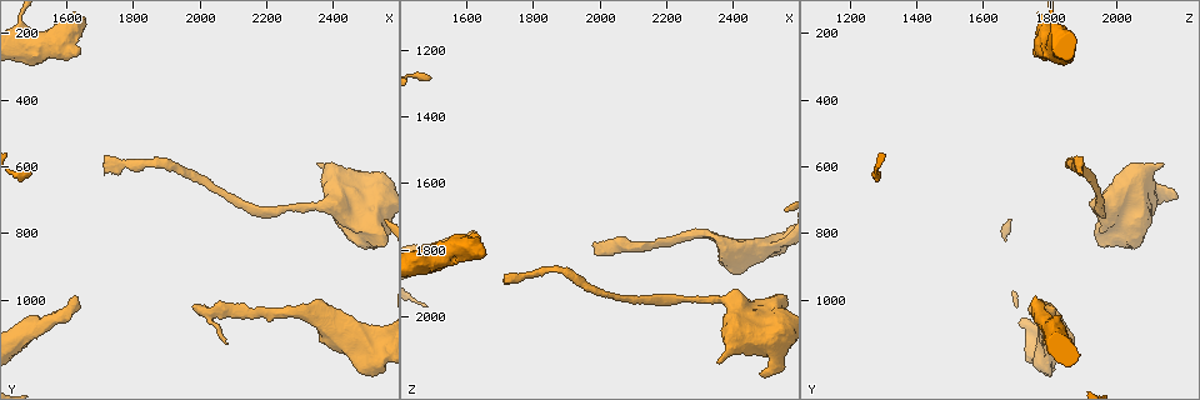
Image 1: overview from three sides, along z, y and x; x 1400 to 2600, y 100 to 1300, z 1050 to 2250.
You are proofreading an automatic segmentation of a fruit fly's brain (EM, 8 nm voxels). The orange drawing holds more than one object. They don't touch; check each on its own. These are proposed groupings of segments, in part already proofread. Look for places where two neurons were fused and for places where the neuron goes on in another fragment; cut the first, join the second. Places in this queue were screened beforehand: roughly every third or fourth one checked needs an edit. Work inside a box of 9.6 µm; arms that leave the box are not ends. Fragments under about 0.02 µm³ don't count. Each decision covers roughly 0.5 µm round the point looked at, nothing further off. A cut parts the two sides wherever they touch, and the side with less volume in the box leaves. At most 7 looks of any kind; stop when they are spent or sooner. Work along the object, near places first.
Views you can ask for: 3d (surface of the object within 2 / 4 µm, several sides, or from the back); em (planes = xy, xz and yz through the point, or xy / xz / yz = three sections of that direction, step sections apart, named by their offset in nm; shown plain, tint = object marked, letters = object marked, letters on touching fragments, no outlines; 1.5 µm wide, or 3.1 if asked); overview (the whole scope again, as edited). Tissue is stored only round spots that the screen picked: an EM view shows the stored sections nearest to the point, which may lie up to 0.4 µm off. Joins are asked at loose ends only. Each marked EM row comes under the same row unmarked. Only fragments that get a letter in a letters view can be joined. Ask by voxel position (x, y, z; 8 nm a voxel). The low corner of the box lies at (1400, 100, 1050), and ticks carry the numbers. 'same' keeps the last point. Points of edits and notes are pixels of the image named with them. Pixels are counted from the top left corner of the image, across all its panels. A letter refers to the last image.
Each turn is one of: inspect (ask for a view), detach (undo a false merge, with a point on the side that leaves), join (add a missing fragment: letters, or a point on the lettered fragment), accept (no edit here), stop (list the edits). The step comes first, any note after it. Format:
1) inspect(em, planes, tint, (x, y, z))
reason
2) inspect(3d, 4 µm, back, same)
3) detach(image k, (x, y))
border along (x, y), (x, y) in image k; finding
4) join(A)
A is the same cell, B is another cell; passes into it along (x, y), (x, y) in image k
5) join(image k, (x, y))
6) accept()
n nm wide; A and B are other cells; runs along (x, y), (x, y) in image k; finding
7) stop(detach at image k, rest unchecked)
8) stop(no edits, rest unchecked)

inspect(em, xz, step 4, letters, (1630, 990, 1760))
an open end

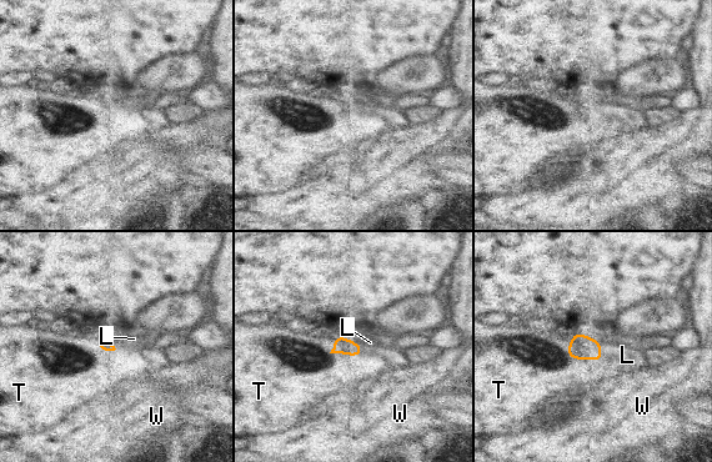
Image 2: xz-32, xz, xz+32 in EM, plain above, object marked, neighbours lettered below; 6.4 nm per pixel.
join(L)
T touches over 220 nm; L is the same cell, T and W are other cells; the neuron continues

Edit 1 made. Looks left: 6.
inspect(3d, 2 µm, (1980, 1020, 1790))
branch stops here

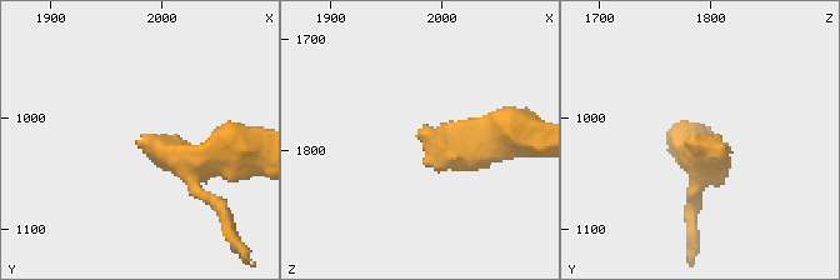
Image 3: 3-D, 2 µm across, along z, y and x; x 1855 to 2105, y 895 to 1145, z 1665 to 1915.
inspect(em, planes, letters, (1978, 1016, 1786))

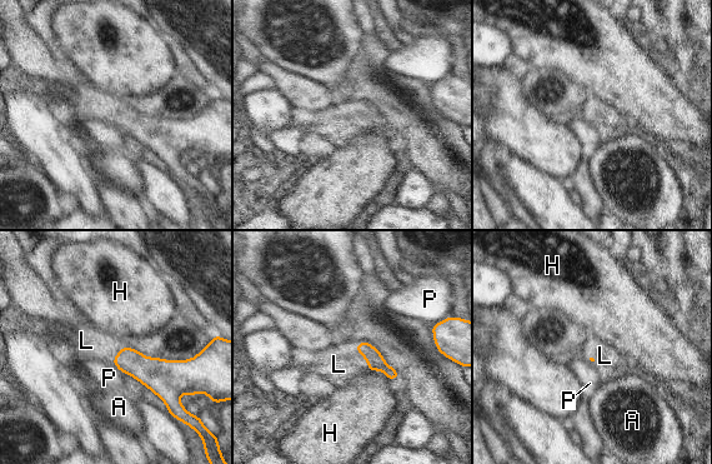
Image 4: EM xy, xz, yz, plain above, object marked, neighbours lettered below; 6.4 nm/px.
join(L)
L is the same cell, A, H and P are other cells; passes into it along (374, 358), (361, 354), (339, 364) in image 4; the neuron continues

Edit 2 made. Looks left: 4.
inspect(overview)

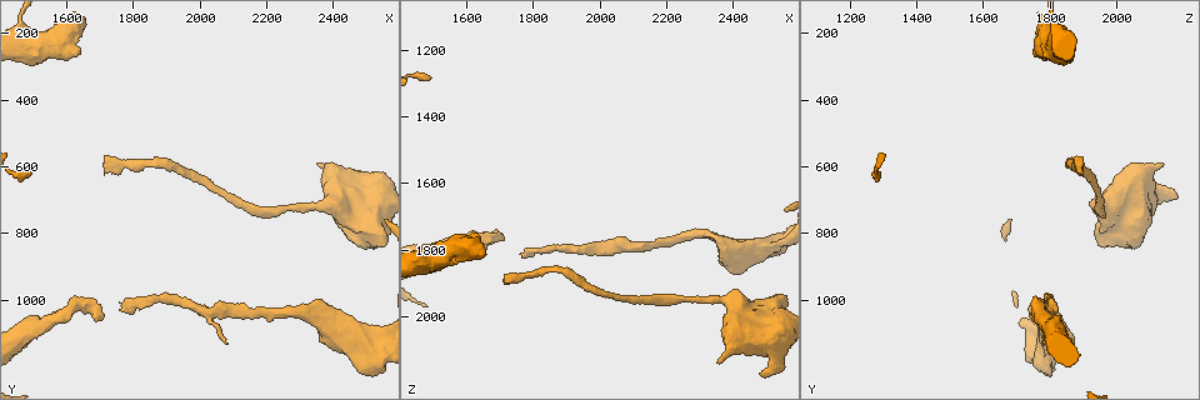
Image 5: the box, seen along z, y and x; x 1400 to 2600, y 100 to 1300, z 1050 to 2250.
inspect(3d, 4 µm, (2480, 670, 2170))
free end

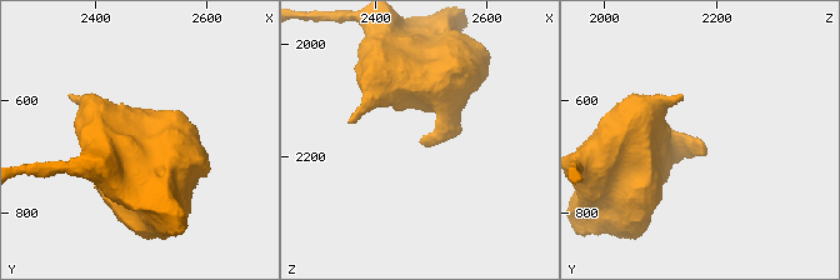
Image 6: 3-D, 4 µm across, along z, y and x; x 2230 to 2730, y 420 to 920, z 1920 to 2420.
inspect(em, planes, tint, (2480, 675, 2160))
need the tissue

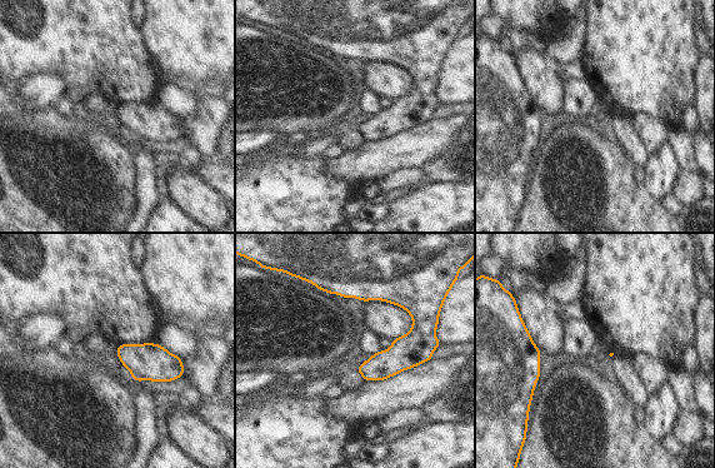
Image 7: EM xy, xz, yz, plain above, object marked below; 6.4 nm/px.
inspect(em, planes, letters, same)
see the neighbours

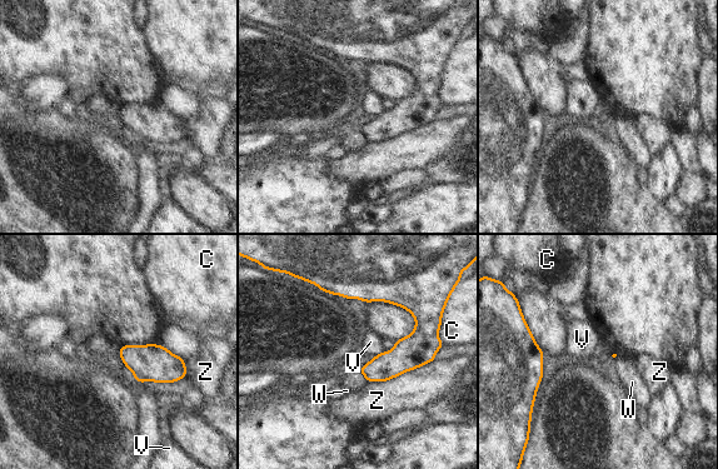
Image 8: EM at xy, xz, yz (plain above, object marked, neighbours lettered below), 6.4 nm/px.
accept()
C, V, W and Z are other cells; runs along (342, 282), (403, 299), (430, 358) in image 8; no lettered fragment goes on from it

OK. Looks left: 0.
stop(join at image 2, join at image 4, rest unchecked)

